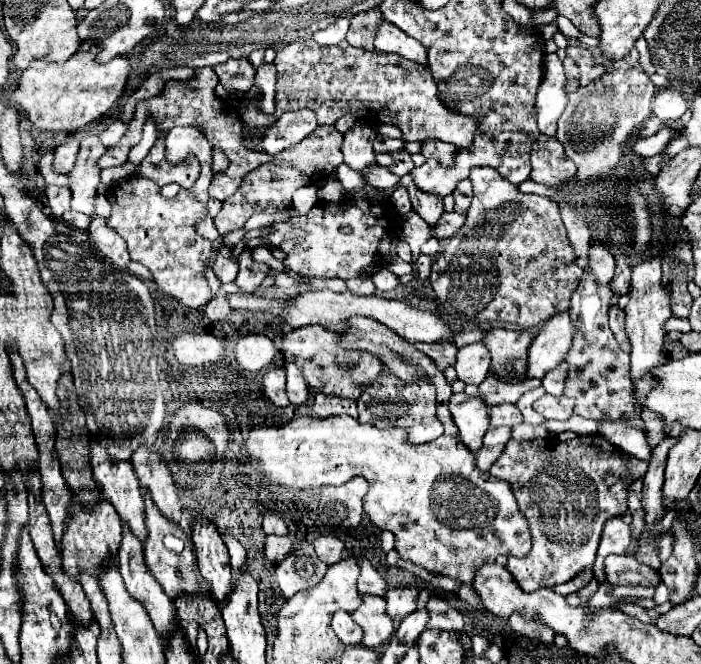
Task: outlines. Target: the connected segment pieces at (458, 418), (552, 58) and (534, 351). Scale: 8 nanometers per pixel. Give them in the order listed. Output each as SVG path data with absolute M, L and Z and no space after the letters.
M456 394L460 398L450 402L450 412L460 430L460 440L468 450L478 452L482 438L490 426L488 408L480 398L468 398L466 394Z
M544 54L544 76L536 94L538 108L538 128L542 134L554 136L557 122L568 103L565 91L566 76L562 62L556 54Z
M568 312L546 320L528 348L528 368L524 376L542 378L548 370L552 370L552 366L558 366L572 346L572 334L574 326L568 318Z

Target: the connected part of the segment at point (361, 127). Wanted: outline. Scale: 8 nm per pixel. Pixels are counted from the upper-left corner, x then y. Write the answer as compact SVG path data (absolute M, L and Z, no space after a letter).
M356 122L346 134L342 142L344 164L348 164L356 172L364 172L370 164L376 162L376 154L372 150L372 142L376 138L376 128L364 122Z

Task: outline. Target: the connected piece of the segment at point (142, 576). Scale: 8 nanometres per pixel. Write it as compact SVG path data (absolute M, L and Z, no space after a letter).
M124 524L124 532L122 532L122 542L118 548L118 564L120 564L120 574L124 578L124 584L130 592L132 598L136 598L150 614L154 628L160 632L160 636L166 640L168 630L172 630L172 626L176 626L176 612L172 606L172 600L166 596L166 592L162 590L160 582L156 582L156 578L152 576L152 572L148 570L146 562L144 562L144 546L142 542L128 530L128 526Z

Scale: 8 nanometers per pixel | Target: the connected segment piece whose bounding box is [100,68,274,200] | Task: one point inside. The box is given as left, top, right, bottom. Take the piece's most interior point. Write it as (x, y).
(178, 105)

